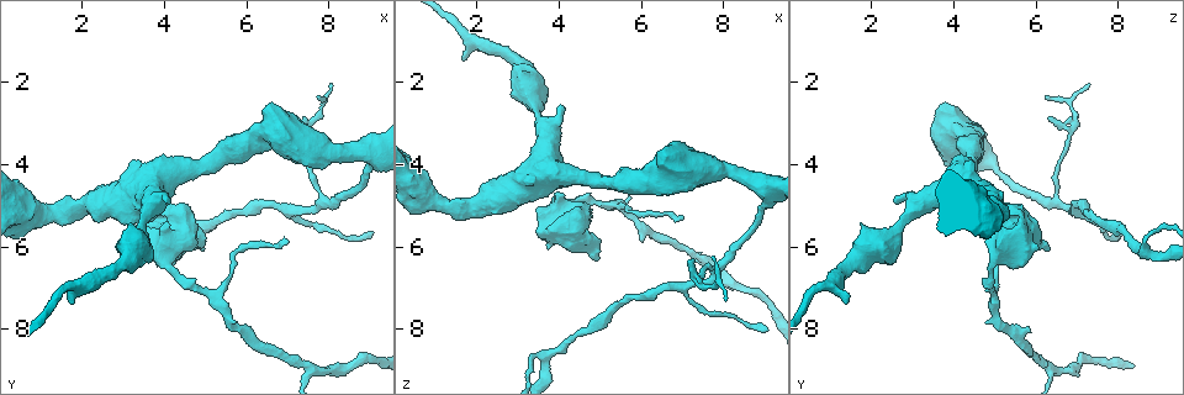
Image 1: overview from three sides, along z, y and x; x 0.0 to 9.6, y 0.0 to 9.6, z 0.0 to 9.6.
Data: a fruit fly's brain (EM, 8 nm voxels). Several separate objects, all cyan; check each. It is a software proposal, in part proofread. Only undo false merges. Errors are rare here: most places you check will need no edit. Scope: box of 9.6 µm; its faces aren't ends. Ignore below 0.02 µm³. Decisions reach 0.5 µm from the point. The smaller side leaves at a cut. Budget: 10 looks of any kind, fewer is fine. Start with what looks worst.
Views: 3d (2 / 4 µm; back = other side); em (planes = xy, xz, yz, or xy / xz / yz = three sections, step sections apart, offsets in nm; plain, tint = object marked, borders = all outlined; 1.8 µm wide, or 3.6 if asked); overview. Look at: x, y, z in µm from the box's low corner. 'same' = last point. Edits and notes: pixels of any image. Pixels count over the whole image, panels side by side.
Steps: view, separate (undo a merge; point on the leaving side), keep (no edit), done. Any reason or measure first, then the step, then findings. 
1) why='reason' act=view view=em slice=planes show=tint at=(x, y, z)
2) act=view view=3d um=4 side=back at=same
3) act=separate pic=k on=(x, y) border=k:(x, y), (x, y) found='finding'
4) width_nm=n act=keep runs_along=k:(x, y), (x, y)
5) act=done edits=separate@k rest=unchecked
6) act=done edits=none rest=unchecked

why='abrupt turn' act=view view=em slice=planes show=plain at=(7.65, 8.95, 6.35)

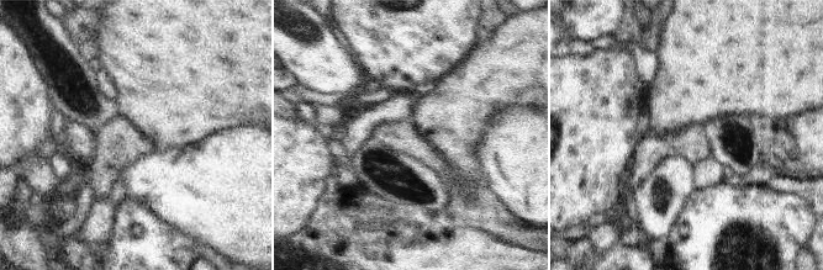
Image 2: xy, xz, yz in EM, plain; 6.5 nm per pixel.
why='where the object lies' act=view view=em slice=planes show=tint at=same

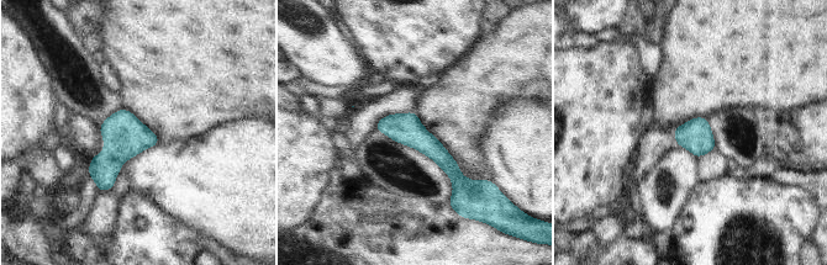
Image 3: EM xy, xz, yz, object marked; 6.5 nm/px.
width_nm=200 act=keep found='one neuron here'

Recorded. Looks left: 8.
why='three arms meet' act=view view=3d um=2 at=(7.90, 4.90, 6.45)

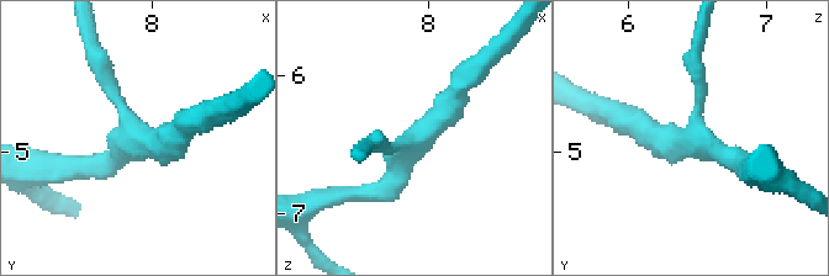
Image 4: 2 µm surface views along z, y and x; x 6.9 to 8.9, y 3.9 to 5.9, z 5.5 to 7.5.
arms=3 act=view view=em slice=planes show=tint at=(7.88, 4.90, 6.50)

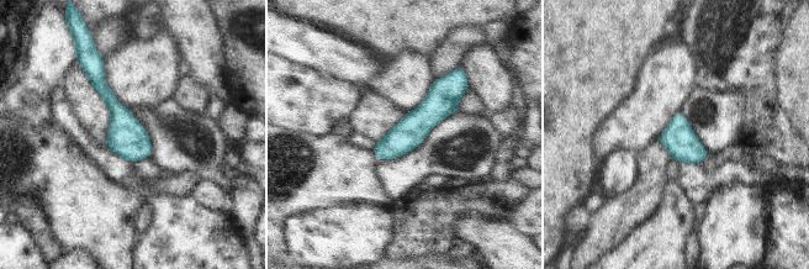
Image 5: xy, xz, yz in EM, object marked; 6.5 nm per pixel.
width_nm=200 act=keep runs_along=5:(451, 80), (444, 95), (379, 156) found='all the same neuron'

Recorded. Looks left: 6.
why='three arms meet' act=view view=em slice=xy step=8 show=tint at=(5.15, 7.20, 4.95)

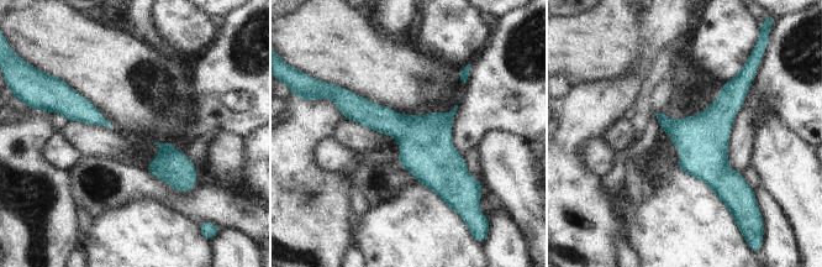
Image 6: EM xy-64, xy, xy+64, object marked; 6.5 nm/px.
act=view view=em slice=planes show=tint at=same

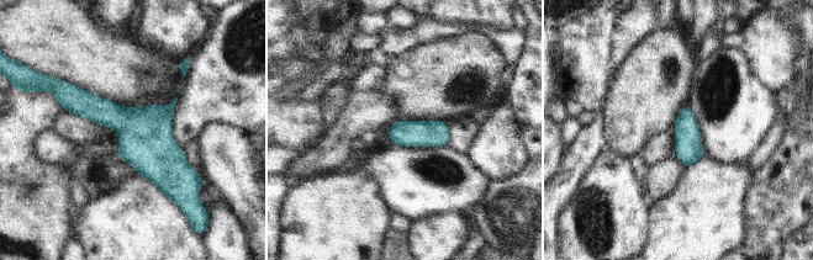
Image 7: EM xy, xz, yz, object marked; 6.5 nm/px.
act=keep runs_along=7:(66, 90), (125, 121), (185, 175) found='one neuron here'

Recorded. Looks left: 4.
why='arms part here' act=view view=em um=3.6 slice=yz step=16 show=tint at=(3.55, 5.05, 3.00)

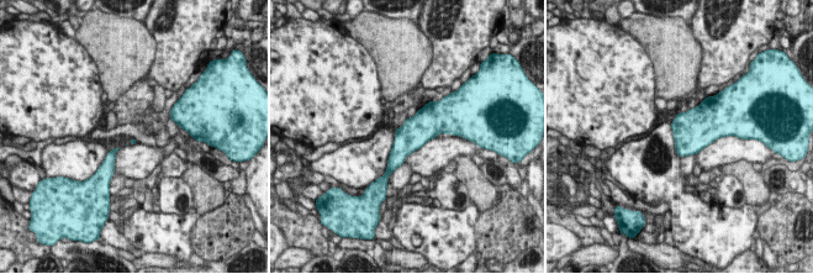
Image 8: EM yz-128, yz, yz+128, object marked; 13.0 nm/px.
why='cut it another way' act=view view=em um=3.6 slice=planes show=tint at=same

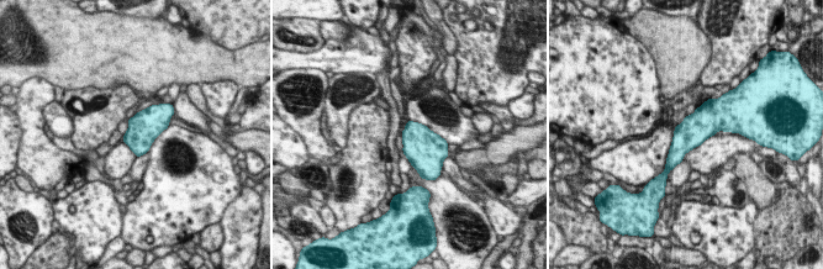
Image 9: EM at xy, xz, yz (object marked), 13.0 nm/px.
act=keep found='all the same neuron'

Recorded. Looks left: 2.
act=done edits=none rest=unchecked

